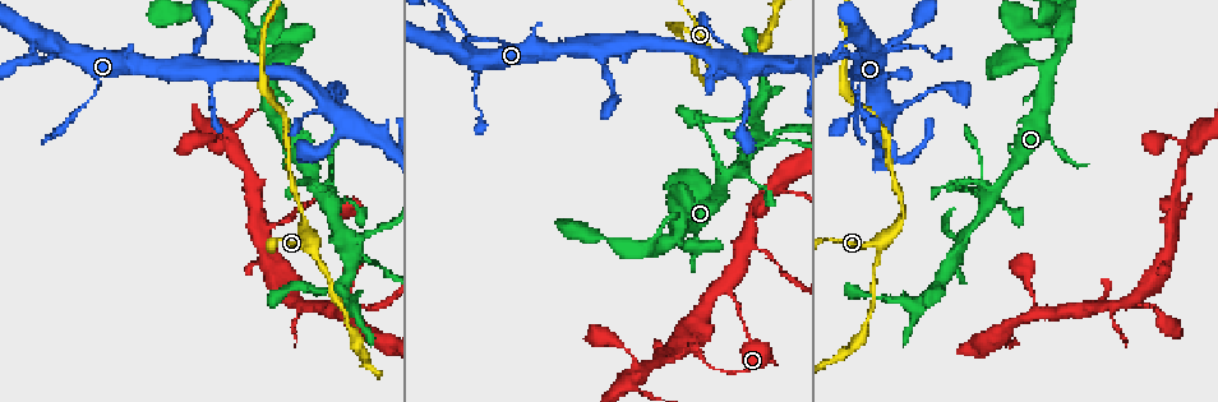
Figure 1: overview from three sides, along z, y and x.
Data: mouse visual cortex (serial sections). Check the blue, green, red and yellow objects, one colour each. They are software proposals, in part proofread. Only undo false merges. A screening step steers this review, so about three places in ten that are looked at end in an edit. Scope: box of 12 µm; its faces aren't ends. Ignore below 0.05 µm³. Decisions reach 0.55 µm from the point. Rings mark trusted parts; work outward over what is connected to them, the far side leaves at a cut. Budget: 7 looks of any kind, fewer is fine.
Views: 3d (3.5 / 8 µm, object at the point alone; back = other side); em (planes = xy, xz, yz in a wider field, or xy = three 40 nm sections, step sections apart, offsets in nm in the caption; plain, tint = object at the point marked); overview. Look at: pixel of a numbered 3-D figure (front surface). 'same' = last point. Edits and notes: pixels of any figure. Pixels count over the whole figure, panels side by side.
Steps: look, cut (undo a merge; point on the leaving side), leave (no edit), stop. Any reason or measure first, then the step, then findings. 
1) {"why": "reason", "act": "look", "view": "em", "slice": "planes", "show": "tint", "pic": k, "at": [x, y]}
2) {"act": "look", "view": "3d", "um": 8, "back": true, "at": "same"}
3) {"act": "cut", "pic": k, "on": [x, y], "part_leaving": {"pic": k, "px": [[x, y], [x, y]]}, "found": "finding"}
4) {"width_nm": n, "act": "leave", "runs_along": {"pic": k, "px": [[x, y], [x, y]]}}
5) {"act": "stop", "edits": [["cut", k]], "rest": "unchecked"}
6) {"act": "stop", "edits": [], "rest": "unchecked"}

{"why": "three arms meet", "act": "look", "view": "3d", "um": 3.5, "pic": 1, "at": [267, 225]}

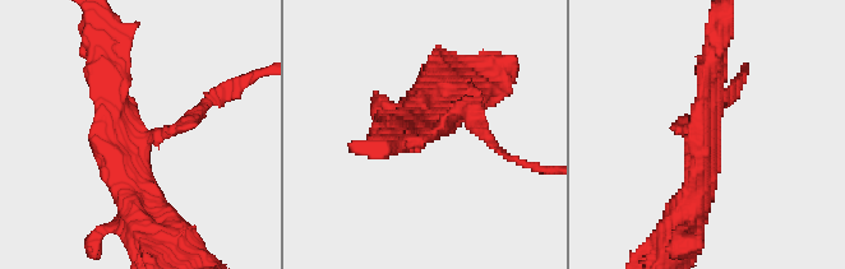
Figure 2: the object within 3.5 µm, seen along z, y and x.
{"why": "need the tissue", "act": "look", "view": "em", "slice": "xy", "step": 3, "show": "tint", "pic": 2, "at": [708, 143]}

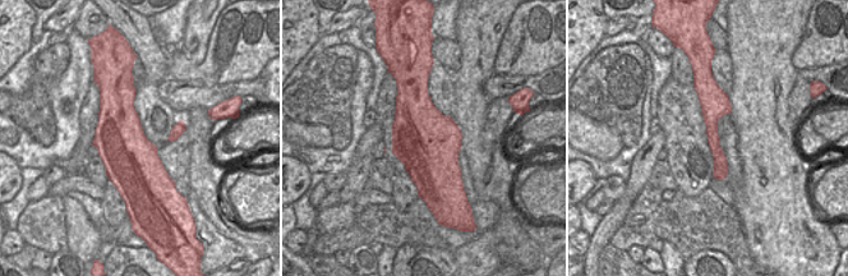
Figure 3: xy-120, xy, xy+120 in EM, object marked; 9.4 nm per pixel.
{"why": "cut it another way", "act": "look", "view": "em", "slice": "planes", "show": "tint", "at": "same"}

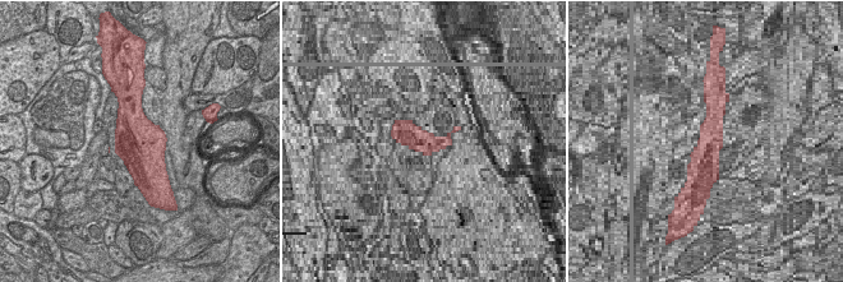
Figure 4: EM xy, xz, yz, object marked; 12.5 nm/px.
{"act": "leave", "runs_along": {"pic": 2, "px": [[195, 114], [129, 149], [141, 219]]}, "found": "continuous, no second cell"}

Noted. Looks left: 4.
{"why": "sharp bend", "act": "look", "view": "3d", "um": 3.5, "back": true, "pic": 1, "at": [1065, 308]}

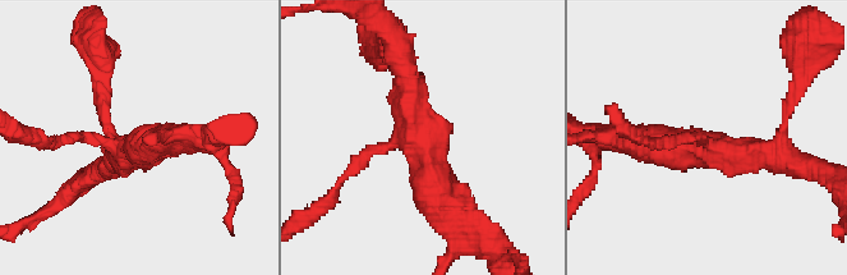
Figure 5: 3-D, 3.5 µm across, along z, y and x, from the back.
{"arms": 3, "arm_widths_nm": [150, 300, 500], "act": "look", "view": "em", "slice": "xy", "step": 1, "show": "tint", "pic": 5, "at": [401, 140]}

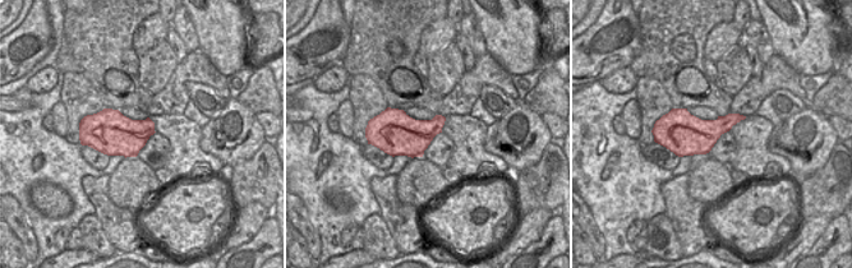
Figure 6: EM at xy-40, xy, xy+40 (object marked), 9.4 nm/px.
{"act": "look", "view": "em", "slice": "xy", "step": 5, "show": "tint", "at": "same"}

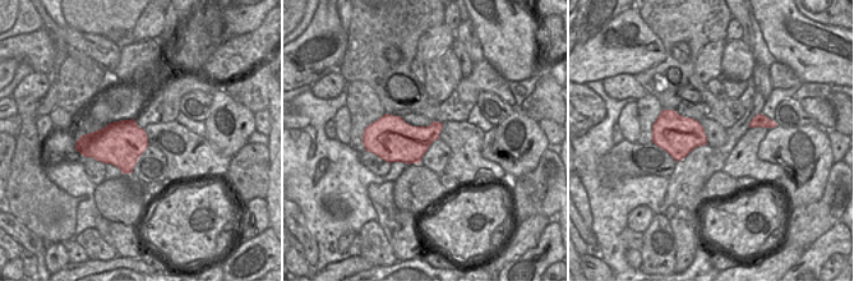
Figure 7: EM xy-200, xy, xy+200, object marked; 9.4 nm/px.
{"act": "leave", "runs_along": {"pic": 5, "px": [[438, 198], [418, 133], [368, 152], [340, 186]]}, "found": "continuous, no second cell"}

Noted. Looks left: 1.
{"act": "stop", "edits": [], "rest": "unchecked"}

